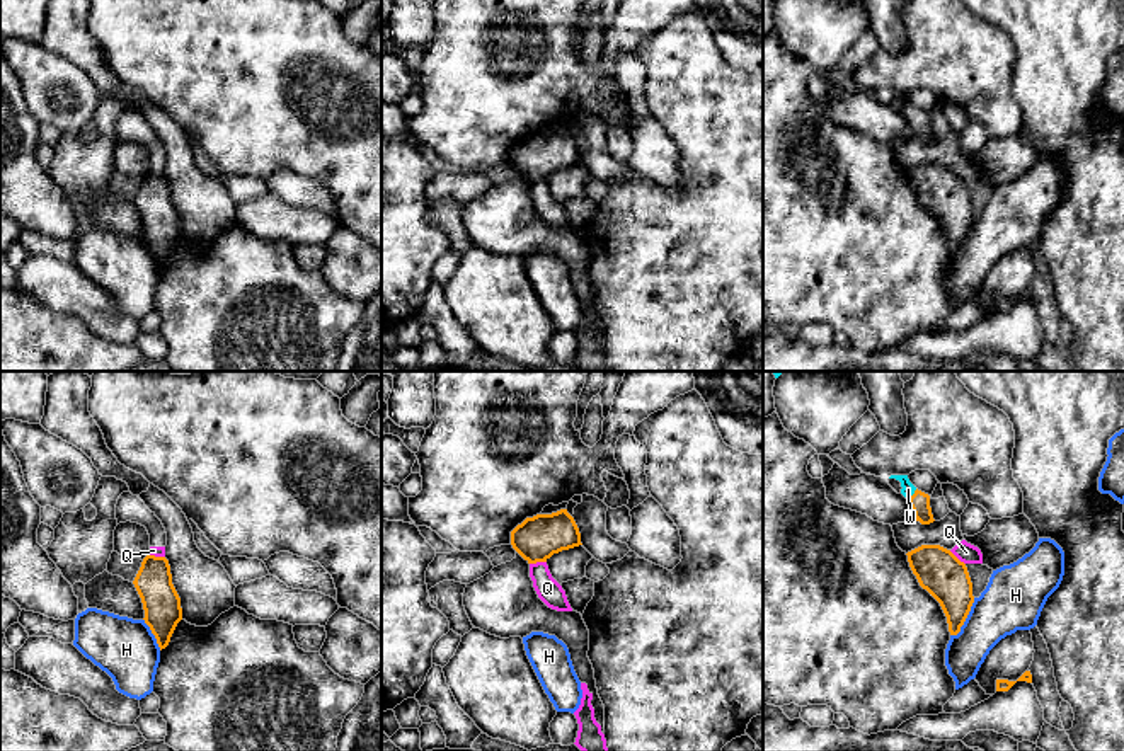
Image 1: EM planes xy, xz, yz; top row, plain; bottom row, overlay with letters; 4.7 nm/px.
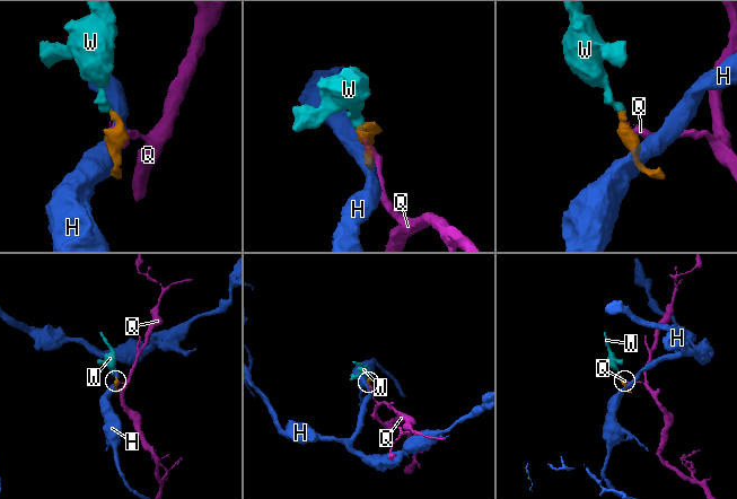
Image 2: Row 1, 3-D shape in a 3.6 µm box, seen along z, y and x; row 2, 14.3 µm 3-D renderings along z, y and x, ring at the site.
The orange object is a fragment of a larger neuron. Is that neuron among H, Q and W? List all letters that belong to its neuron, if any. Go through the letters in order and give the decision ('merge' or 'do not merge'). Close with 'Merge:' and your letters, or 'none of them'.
H: do not merge
Q: do not merge
W: merge
Merge: W

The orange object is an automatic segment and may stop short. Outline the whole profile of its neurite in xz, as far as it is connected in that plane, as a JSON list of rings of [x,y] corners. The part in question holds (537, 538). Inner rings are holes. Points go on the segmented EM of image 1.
[[[560,509],[526,518],[511,531],[511,545],[528,564],[536,564],[582,543],[574,518]]]

